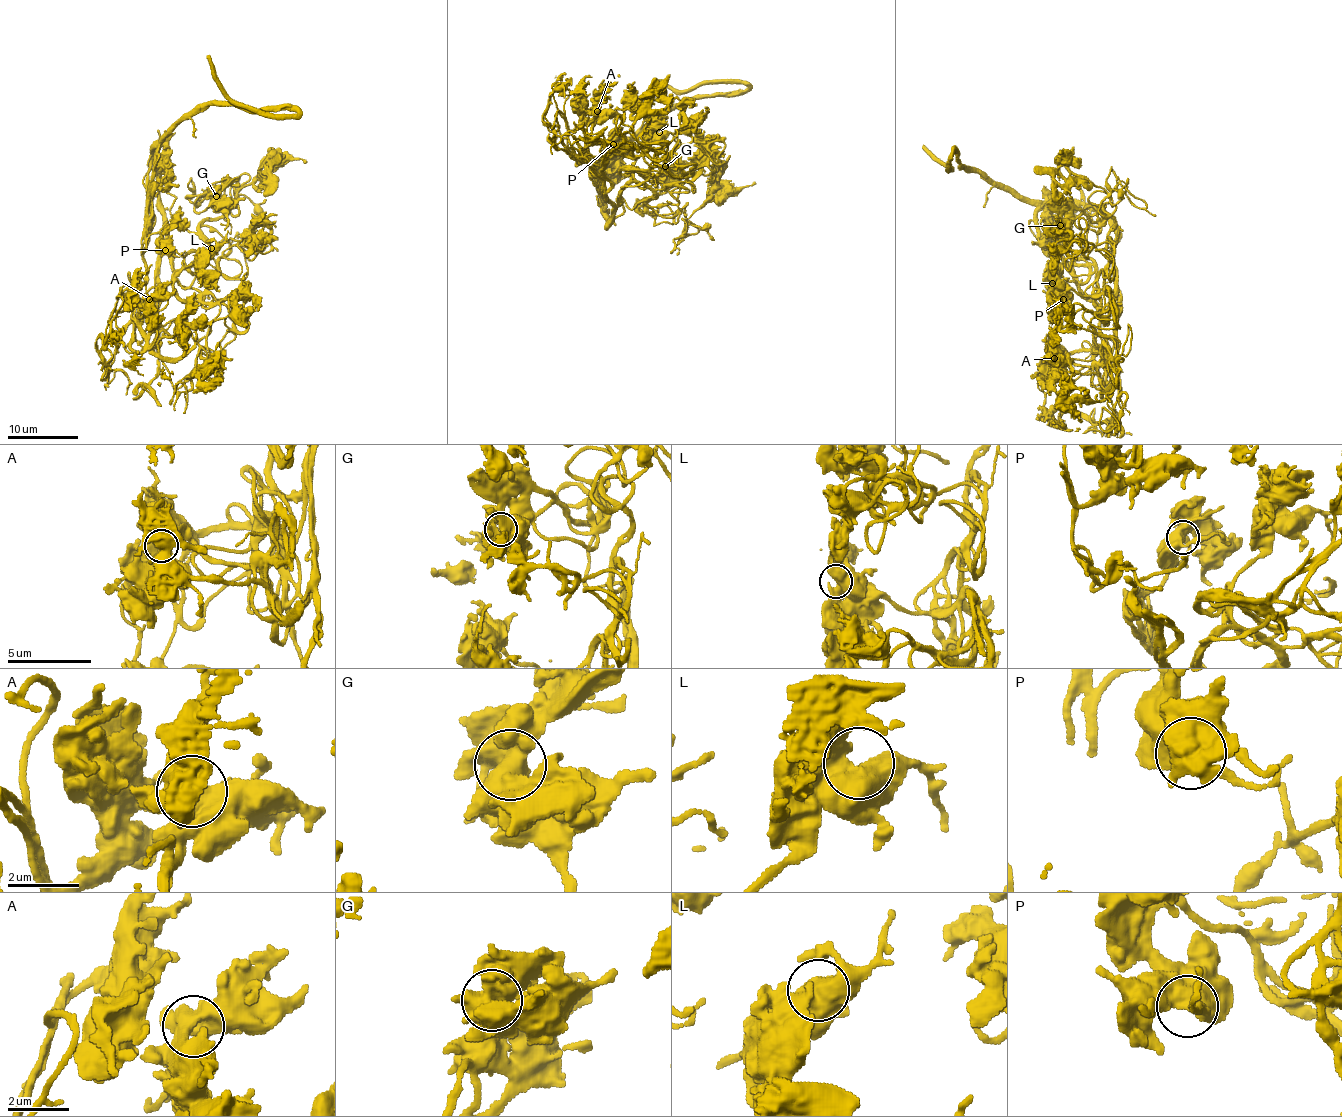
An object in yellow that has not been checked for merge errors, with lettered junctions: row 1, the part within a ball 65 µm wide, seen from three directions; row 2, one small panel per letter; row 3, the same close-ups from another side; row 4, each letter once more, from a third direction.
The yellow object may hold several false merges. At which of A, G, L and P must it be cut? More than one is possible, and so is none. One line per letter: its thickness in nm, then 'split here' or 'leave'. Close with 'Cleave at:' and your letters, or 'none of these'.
A: calibre 650 nm; leave
G: calibre 550 nm; leave
L: calibre 650 nm; leave
P: calibre 600 nm; leave
Cleave at: none of these

